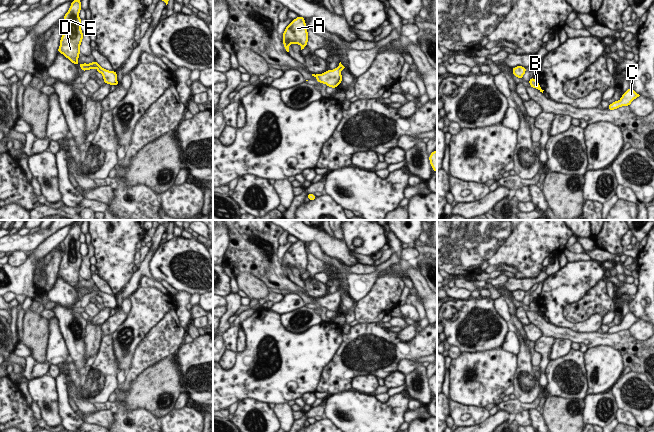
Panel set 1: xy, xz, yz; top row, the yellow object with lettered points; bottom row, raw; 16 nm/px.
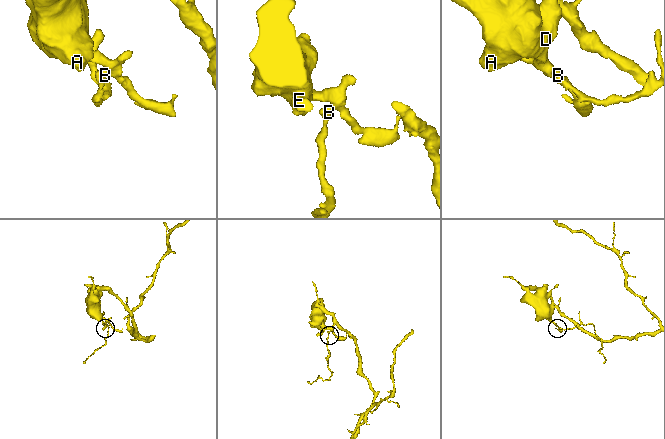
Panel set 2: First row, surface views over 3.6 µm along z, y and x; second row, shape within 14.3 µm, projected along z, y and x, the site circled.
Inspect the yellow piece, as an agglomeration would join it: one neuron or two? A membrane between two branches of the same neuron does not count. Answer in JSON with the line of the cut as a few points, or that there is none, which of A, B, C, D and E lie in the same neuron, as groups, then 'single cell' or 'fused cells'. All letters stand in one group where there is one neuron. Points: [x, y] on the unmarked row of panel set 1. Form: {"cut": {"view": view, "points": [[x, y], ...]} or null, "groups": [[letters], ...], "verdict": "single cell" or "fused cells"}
{"cut": null, "groups": [["A", "B", "C", "D", "E"]], "verdict": "single cell"}

